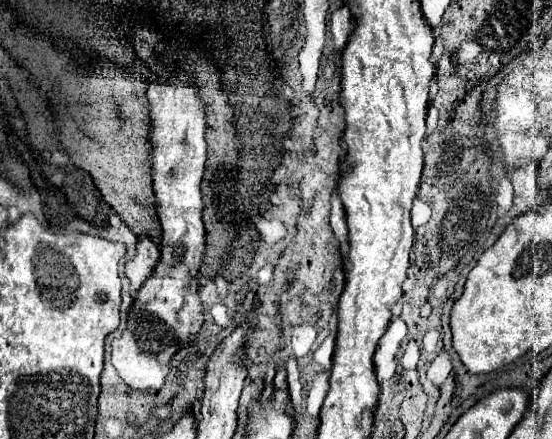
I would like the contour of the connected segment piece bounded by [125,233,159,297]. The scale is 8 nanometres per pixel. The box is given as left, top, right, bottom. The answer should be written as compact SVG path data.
M147 233L139 235L137 251L125 263L125 275L131 281L131 295L133 297L139 291L139 287L143 285L143 281L149 277L149 273L157 261L157 255L159 255L159 245L155 245L155 241Z

